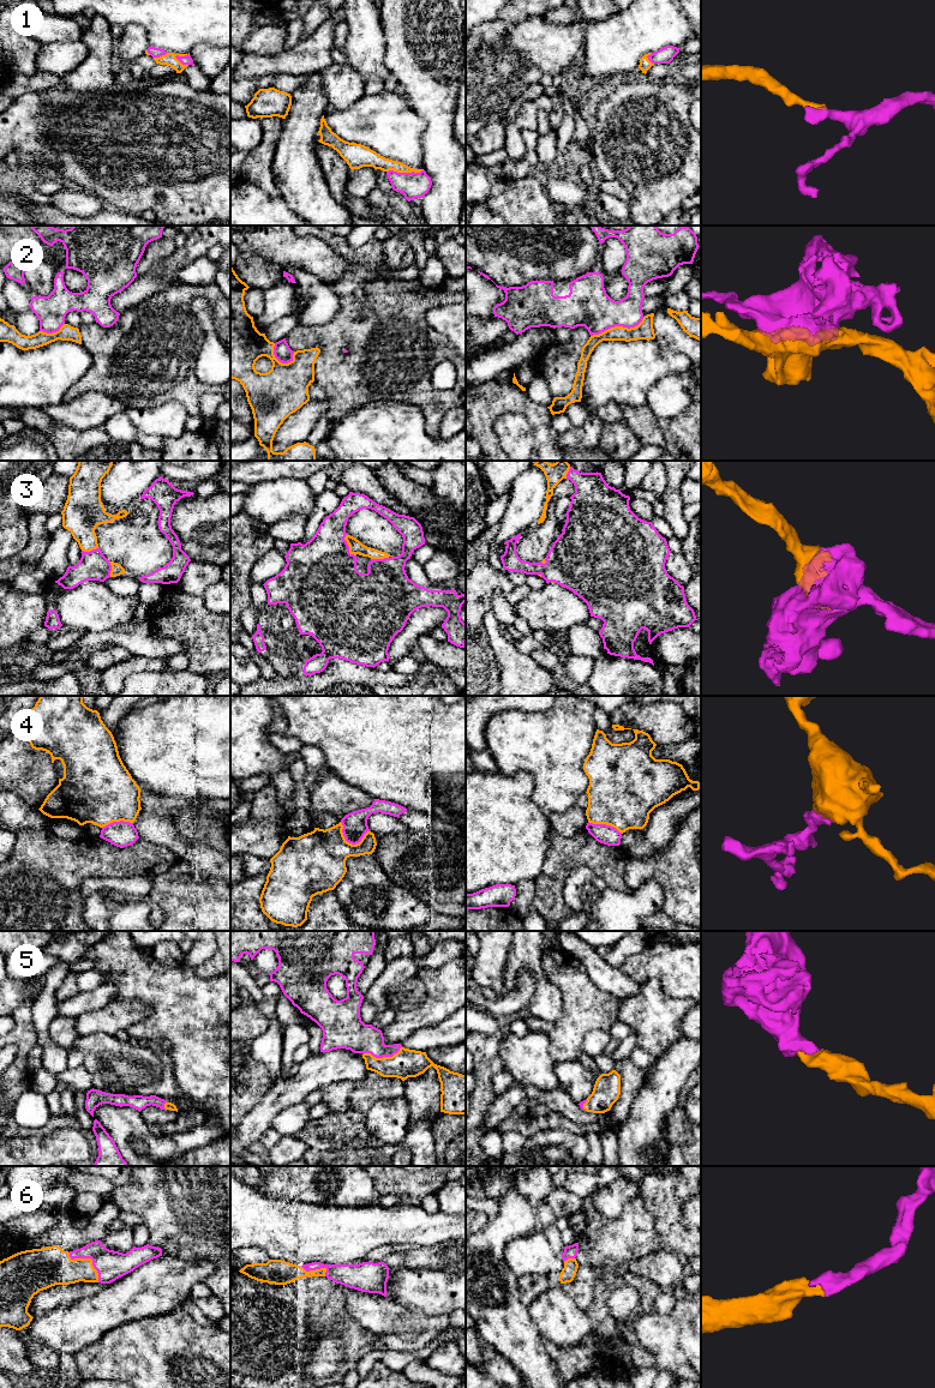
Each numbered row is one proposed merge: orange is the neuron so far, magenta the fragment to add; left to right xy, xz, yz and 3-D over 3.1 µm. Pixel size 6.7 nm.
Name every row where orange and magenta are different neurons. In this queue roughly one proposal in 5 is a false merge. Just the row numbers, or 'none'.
2, 4

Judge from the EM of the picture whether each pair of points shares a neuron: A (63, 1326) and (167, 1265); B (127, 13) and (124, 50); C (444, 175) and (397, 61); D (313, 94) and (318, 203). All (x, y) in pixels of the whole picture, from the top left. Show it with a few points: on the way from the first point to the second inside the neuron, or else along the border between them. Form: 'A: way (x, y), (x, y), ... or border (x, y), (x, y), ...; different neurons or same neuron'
A: way (89, 1320), (115, 1303), (136, 1296), (141, 1291); same neuron
B: border (124, 25), (141, 24), (147, 31), (149, 42); different neurons
C: way (439, 146), (438, 109), (436, 100), (426, 90); same neuron
D: way (304, 121), (304, 175); same neuron

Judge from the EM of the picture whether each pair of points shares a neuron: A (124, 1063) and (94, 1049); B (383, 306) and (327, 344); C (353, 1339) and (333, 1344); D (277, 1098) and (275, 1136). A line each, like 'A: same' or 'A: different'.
A: same
B: same
C: different
D: different

